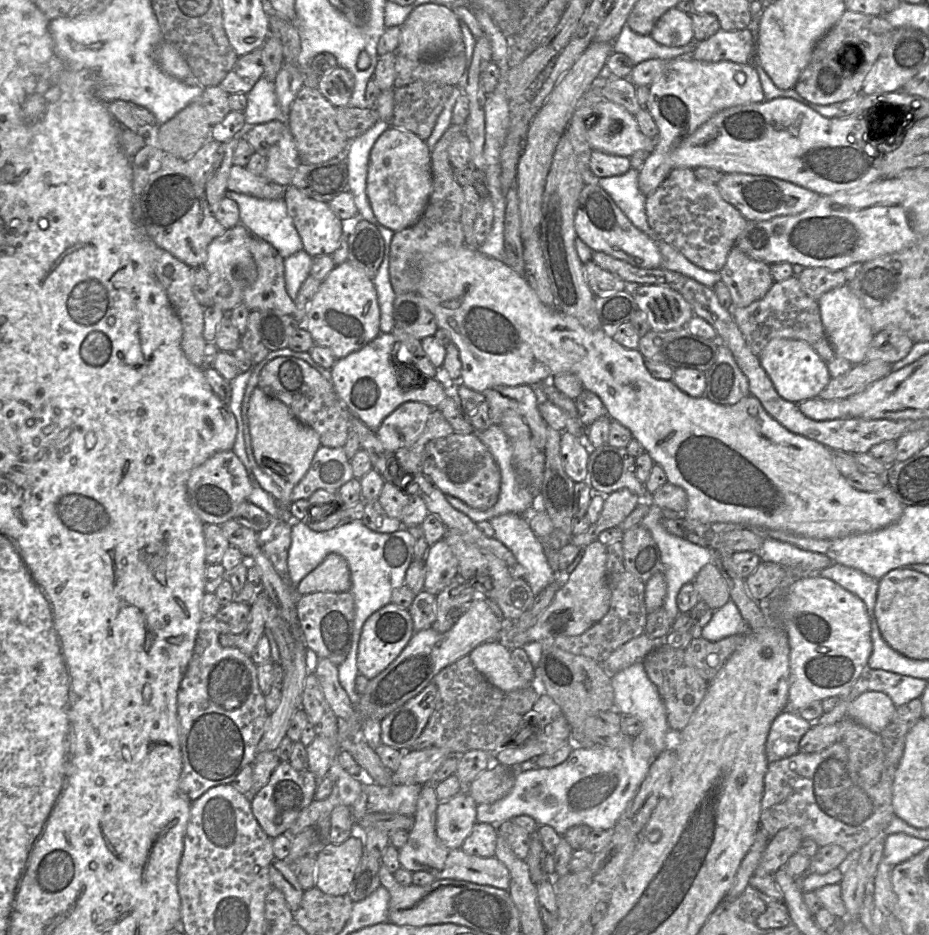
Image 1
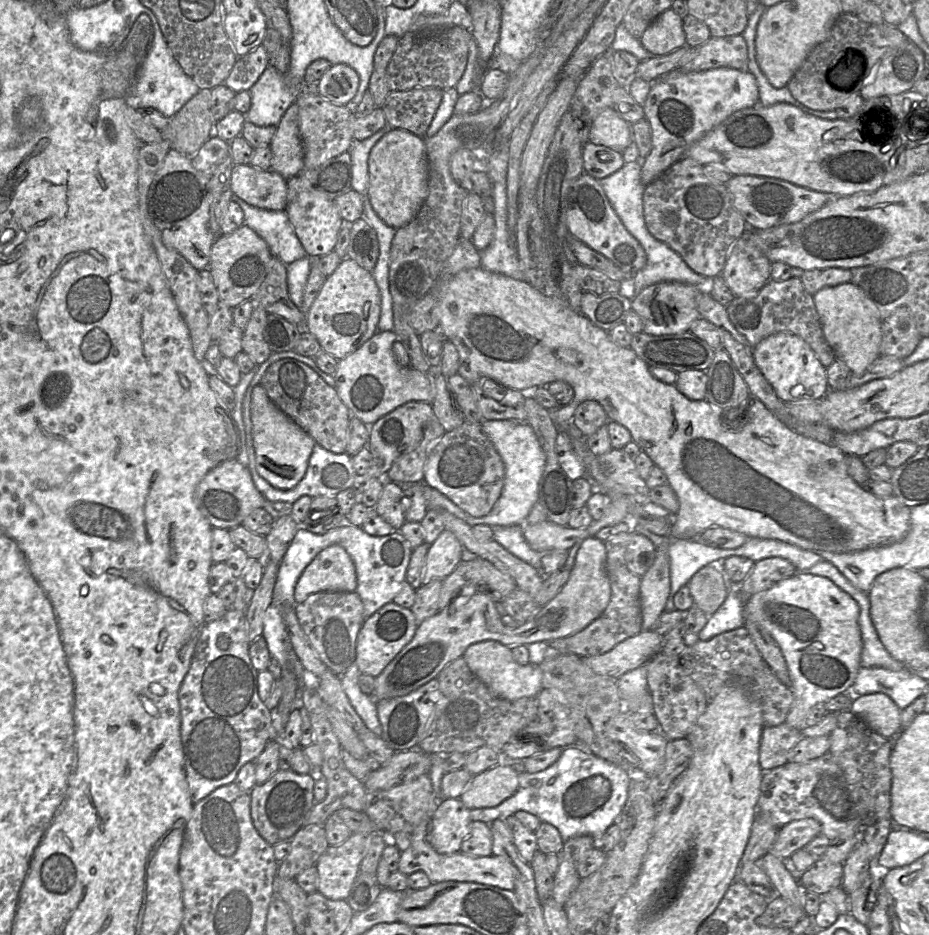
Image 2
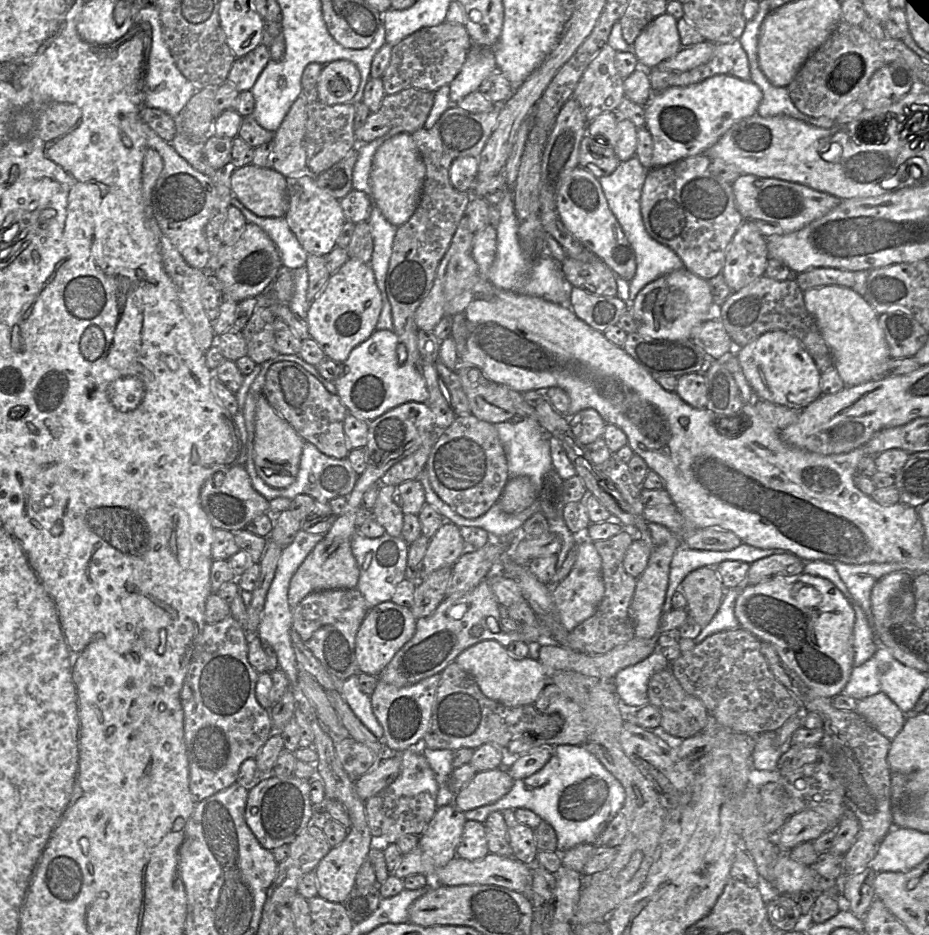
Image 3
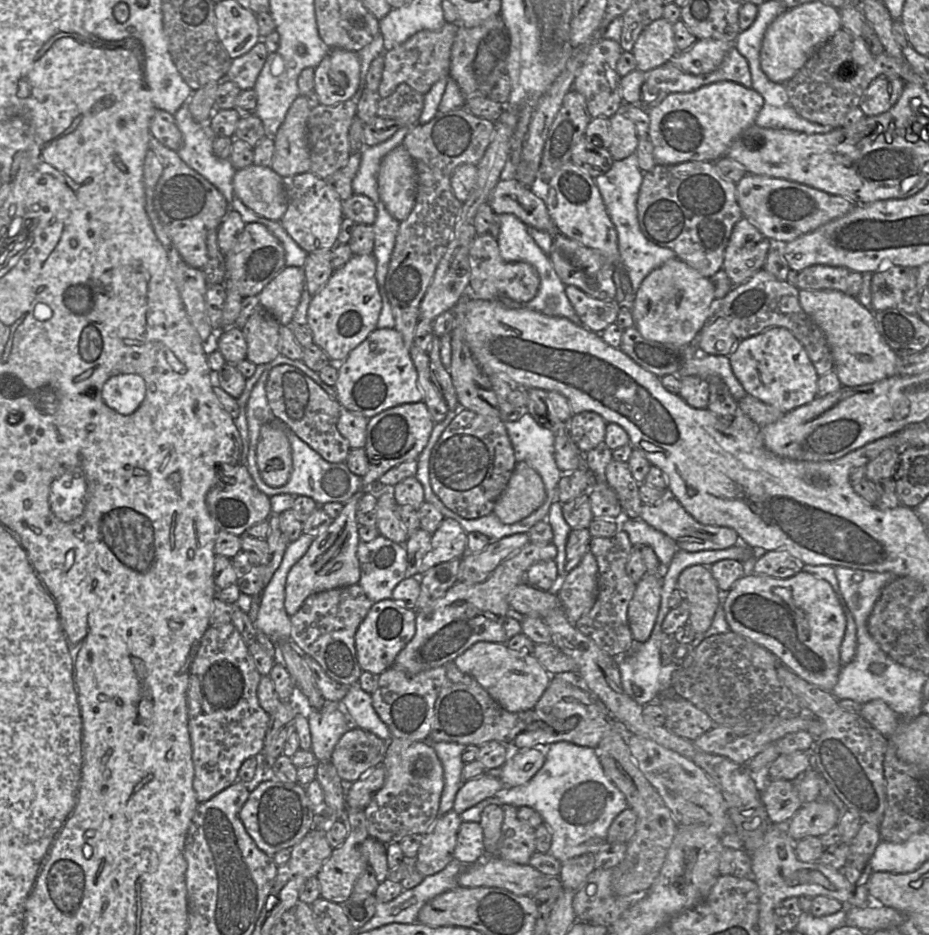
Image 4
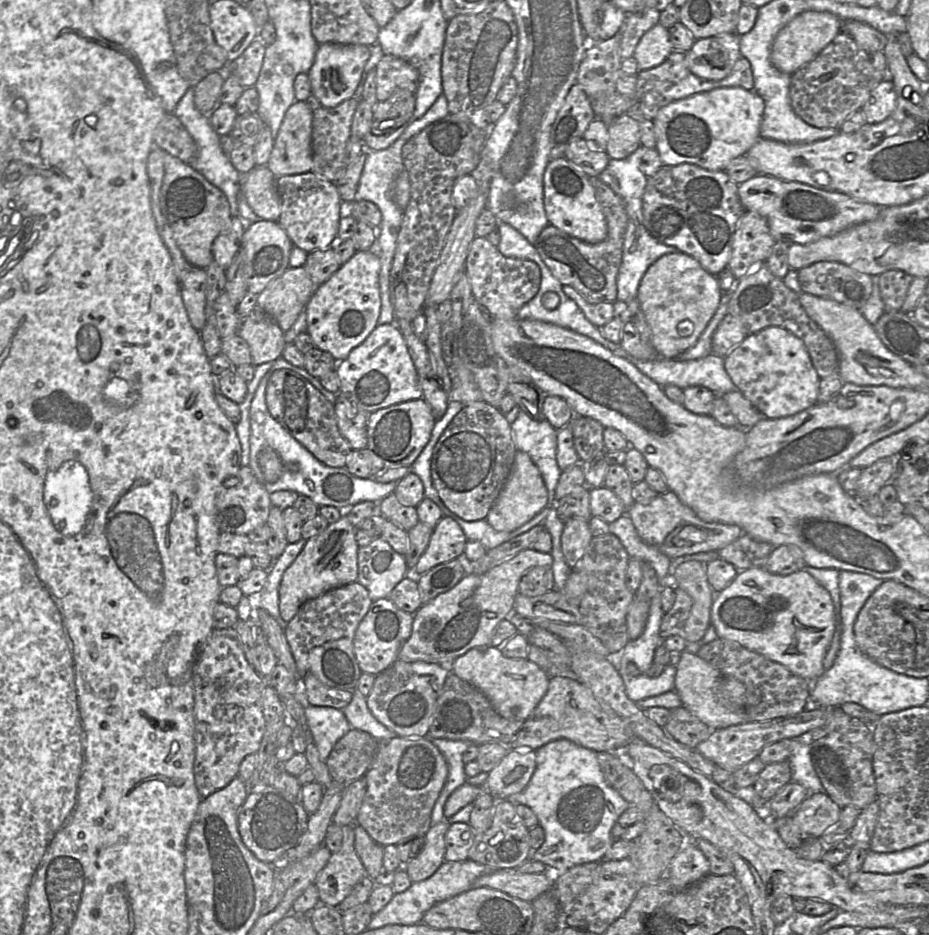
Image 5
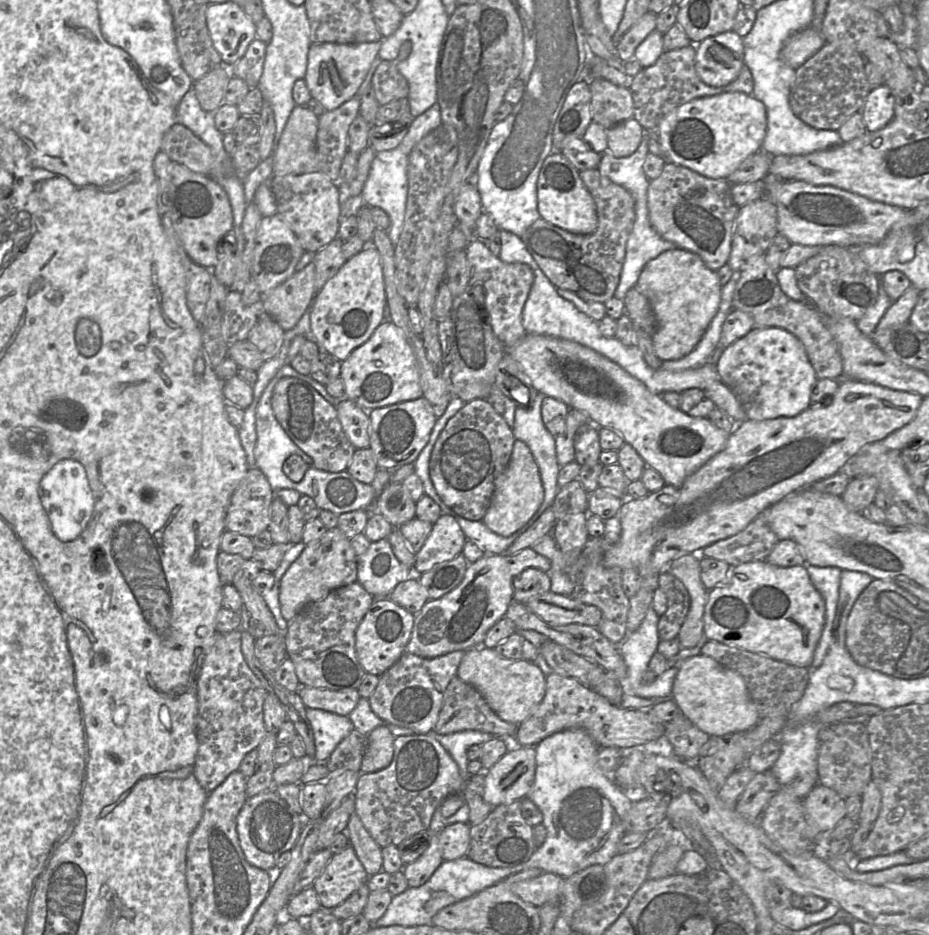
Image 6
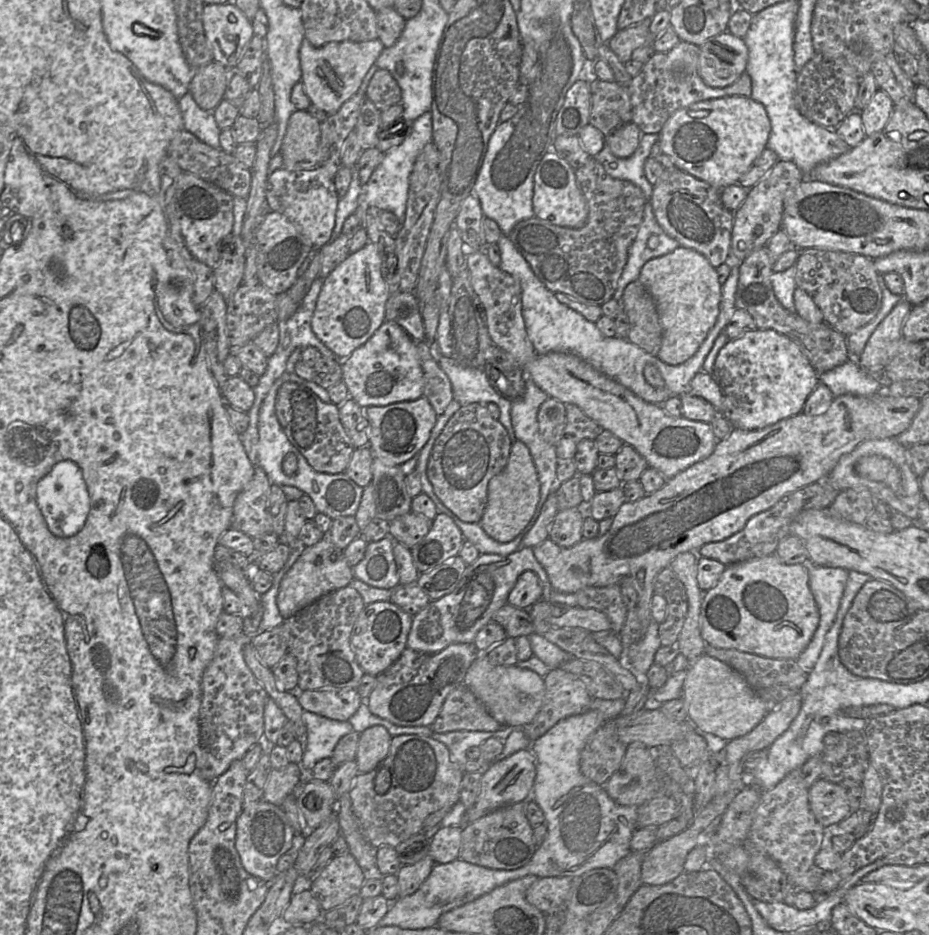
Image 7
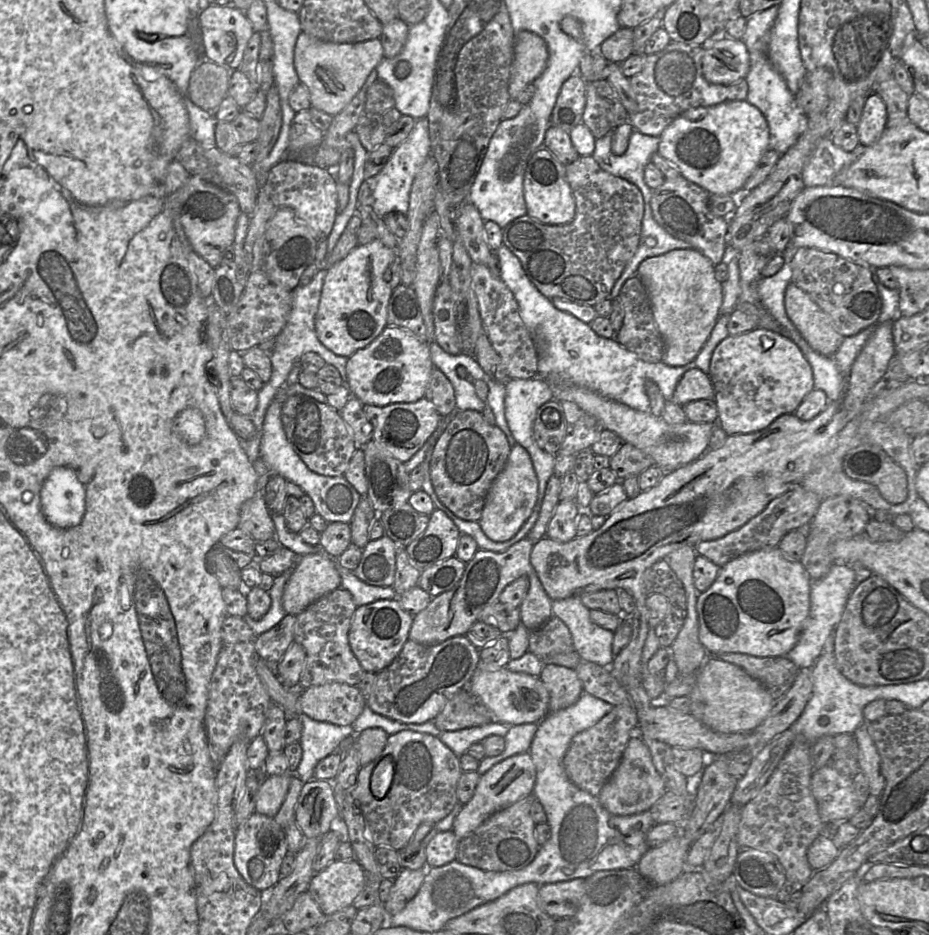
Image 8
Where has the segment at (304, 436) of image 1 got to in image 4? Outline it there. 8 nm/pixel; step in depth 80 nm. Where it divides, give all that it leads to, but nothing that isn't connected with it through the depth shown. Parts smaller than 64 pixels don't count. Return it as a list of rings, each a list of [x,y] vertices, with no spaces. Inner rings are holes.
[[[280,419],[264,424],[257,445],[257,463],[263,481],[272,487],[285,485],[293,470],[292,452]]]

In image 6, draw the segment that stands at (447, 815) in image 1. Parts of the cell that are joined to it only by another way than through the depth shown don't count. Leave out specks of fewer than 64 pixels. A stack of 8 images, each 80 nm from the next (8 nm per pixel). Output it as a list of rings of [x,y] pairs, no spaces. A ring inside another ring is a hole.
[[[432,834],[426,851],[414,862],[403,866],[403,873],[409,887],[419,887],[426,883],[443,862],[442,848],[438,834]]]

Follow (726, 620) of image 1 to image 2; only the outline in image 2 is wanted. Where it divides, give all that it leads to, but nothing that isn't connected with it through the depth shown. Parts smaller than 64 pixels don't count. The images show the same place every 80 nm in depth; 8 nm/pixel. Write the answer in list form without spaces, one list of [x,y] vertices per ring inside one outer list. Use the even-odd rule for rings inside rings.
[[[740,587],[728,590],[722,605],[710,617],[704,628],[698,633],[698,639],[707,641],[723,632],[744,625],[744,597]]]

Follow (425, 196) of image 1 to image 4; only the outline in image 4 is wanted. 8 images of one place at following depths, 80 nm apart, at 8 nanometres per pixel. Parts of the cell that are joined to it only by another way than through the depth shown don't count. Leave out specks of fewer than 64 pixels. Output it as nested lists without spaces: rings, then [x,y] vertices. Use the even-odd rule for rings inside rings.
[[[403,144],[392,149],[381,161],[378,191],[386,210],[399,222],[411,213],[416,196],[414,161]]]

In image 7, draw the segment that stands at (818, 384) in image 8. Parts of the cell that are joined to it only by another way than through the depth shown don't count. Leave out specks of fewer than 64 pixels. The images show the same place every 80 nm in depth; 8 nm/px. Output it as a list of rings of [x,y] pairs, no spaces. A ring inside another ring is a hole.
[[[848,359],[842,365],[819,375],[819,382],[826,385],[832,392],[834,398],[841,395],[872,396],[885,384],[879,376],[870,376],[858,365],[856,359]]]

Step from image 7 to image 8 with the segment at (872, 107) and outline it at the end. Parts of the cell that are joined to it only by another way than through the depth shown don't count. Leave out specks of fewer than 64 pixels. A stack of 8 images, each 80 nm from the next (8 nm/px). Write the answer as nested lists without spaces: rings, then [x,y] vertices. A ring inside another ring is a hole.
[[[877,93],[870,94],[857,125],[860,146],[871,146],[882,136],[887,123],[887,108]]]

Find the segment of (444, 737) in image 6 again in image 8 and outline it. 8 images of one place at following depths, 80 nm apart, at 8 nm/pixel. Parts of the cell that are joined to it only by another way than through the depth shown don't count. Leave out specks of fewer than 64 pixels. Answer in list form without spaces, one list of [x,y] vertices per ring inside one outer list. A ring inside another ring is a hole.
[[[492,721],[483,726],[441,732],[438,738],[449,747],[457,757],[460,757],[466,753],[472,744],[477,742],[482,743],[484,739],[493,735],[505,737],[509,729],[510,725]]]

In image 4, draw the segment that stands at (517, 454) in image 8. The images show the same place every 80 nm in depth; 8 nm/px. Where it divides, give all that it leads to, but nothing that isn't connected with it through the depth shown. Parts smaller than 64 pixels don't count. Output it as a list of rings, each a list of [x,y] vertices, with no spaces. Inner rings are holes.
[[[517,462],[492,513],[503,524],[514,524],[537,510],[546,500],[540,475],[527,463]]]

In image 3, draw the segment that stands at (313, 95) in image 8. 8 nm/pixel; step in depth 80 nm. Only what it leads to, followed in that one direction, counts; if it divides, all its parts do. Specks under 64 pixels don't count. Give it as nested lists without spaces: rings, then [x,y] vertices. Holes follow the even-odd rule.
[[[335,60],[323,66],[316,89],[318,100],[336,105],[352,101],[360,85],[360,72],[349,60]]]

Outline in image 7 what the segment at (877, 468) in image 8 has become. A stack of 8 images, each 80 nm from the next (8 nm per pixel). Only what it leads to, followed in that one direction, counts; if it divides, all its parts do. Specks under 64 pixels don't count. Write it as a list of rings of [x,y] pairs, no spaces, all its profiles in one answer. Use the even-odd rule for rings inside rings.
[[[868,455],[860,458],[855,464],[855,471],[868,480],[881,482],[894,494],[902,493],[902,475],[894,463],[886,457]]]

